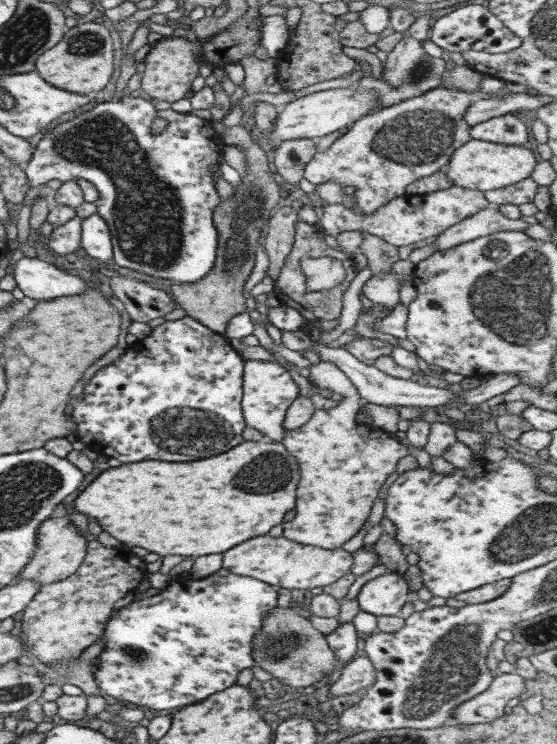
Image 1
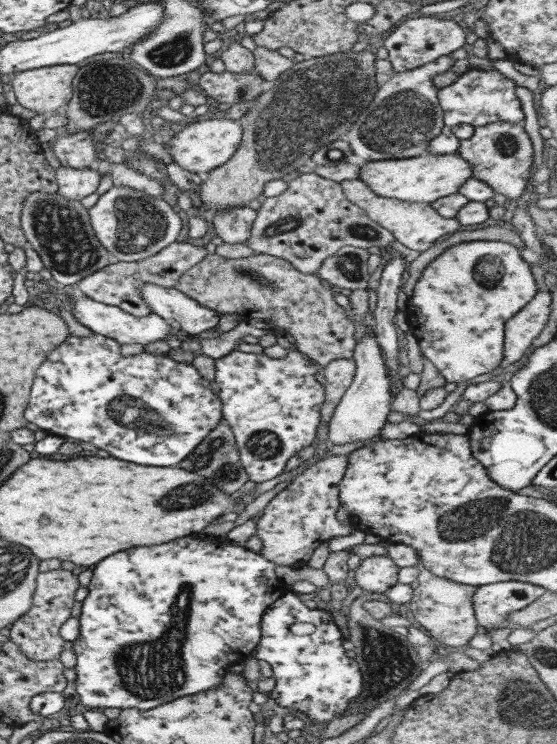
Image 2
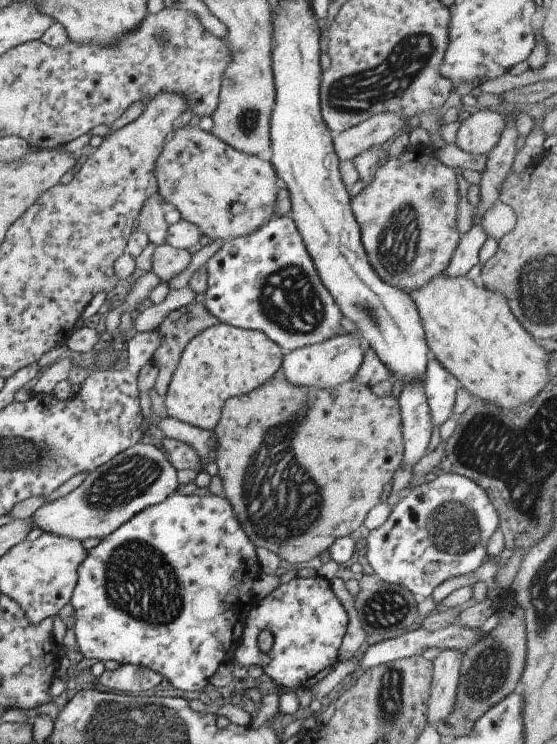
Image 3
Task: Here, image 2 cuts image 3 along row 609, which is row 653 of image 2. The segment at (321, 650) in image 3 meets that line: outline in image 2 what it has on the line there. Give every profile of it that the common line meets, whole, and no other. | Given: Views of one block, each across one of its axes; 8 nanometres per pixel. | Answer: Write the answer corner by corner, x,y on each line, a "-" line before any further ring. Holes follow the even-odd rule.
285,593
277,602
266,610
261,621
261,640
258,646
252,650
252,658
266,661
272,667
276,679
276,685
270,692
270,697
289,710
306,712
308,718
314,723
326,725
337,716
342,716
350,701
358,697
364,689
362,686
362,672
354,659
346,656
341,631
335,624
330,612
325,610
310,610
296,593

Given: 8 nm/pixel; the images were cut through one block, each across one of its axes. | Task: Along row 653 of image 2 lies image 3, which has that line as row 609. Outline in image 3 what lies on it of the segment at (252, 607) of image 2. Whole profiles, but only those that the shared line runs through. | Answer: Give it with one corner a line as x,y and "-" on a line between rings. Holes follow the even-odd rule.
174,493
166,500
141,510
86,552
86,558
78,566
78,580
71,598
75,612
73,628
78,646
77,654
86,658
96,658
103,663
106,660
114,660
121,665
138,664
164,676
174,688
180,688
184,692
201,692
210,684
210,679
220,668
220,664
232,660
233,652
244,630
247,615
259,604
259,600
252,593
252,582
262,571
256,548
253,541
246,536
229,501
214,493
192,495

